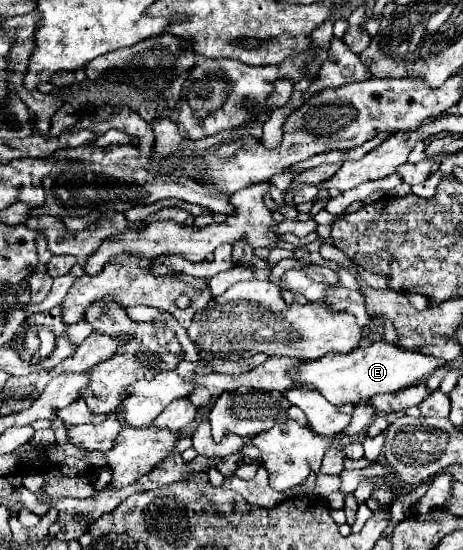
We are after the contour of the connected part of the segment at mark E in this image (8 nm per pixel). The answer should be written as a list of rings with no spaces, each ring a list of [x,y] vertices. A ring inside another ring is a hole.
[[[369,343],[365,347],[357,347],[349,353],[329,353],[321,359],[307,361],[299,367],[297,373],[291,373],[295,385],[309,383],[333,405],[351,403],[355,405],[359,399],[371,397],[375,393],[397,393],[411,385],[421,383],[439,367],[447,365],[433,355],[423,353],[421,349],[405,349],[391,343]]]

